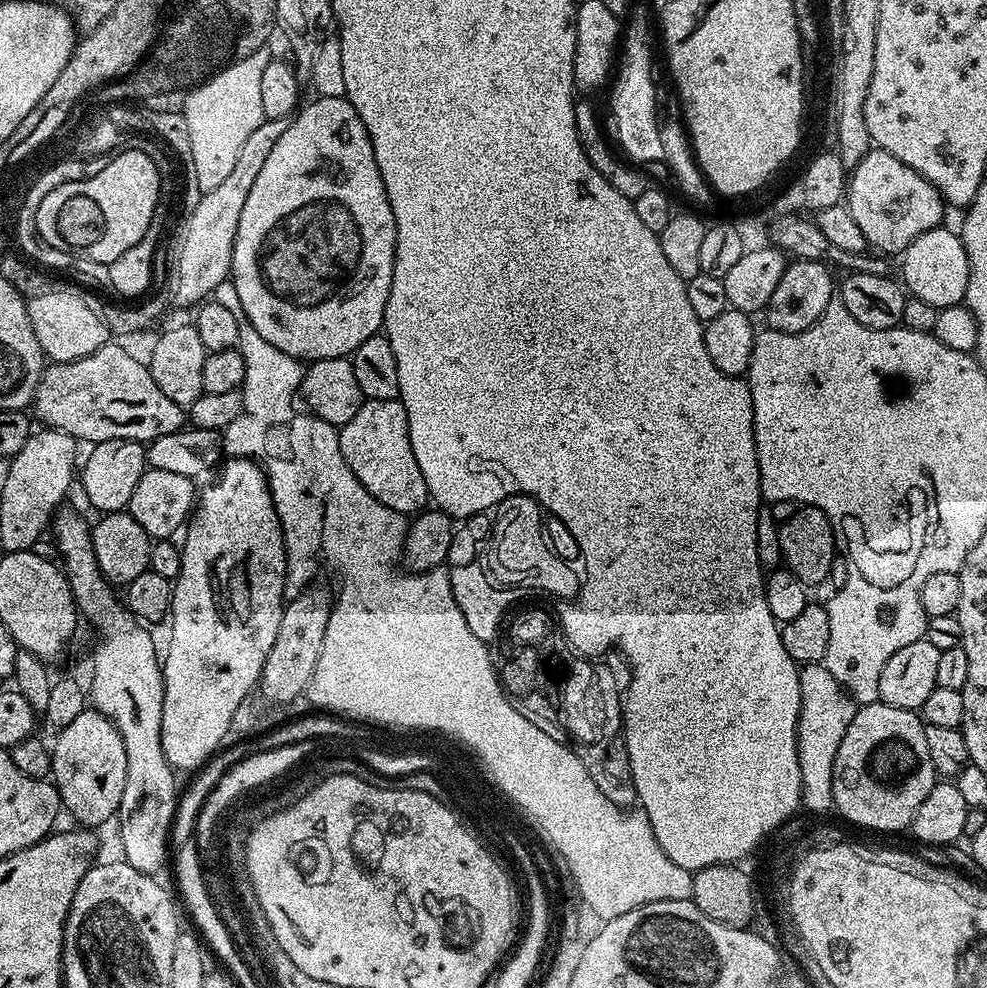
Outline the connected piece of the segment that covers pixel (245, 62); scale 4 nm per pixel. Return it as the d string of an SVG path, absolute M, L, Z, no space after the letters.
M267 47L259 48L250 58L242 58L242 62L187 93L183 114L190 130L190 167L200 190L219 186L230 175L246 137L264 121L262 70L266 70L270 59L268 51Z

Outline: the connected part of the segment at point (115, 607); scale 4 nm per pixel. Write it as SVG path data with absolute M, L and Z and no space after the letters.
M65 510L57 511L51 525L51 535L56 535L56 548L60 551L59 559L62 561L62 571L68 577L68 584L72 588L72 596L76 600L76 607L79 615L84 616L90 623L96 627L96 632L101 636L101 640L97 642L96 649L92 652L92 688L87 689L86 696L90 701L91 707L95 711L100 712L107 720L111 720L113 726L118 730L118 734L122 738L122 746L126 746L126 786L122 790L122 802L120 803L120 811L118 813L118 821L120 820L120 844L124 847L122 852L123 859L128 861L130 866L134 866L134 870L142 870L149 874L159 873L159 868L165 867L166 861L170 856L170 833L172 831L172 819L174 818L174 810L176 809L176 801L178 799L178 783L176 784L177 773L174 771L171 764L168 763L166 754L162 750L162 702L164 701L164 669L162 667L161 657L156 657L156 644L152 641L152 636L147 632L145 625L137 620L127 607L116 597L117 589L108 583L108 579L102 574L102 570L98 566L98 558L94 554L94 546L92 545L92 529L89 521L84 521L76 512L64 512Z

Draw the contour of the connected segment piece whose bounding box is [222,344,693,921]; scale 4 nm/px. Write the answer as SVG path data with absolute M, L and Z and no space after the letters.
M264 344L262 350L264 351L264 361L260 364L260 376L249 374L244 380L242 389L244 393L244 412L238 414L238 418L234 418L234 422L230 422L230 426L226 426L222 433L224 451L232 458L245 456L248 460L259 462L263 467L264 475L268 478L268 489L272 491L272 504L276 507L280 524L284 527L284 549L286 550L285 593L289 597L294 597L303 592L305 588L315 581L312 579L315 578L316 571L319 568L326 567L327 564L340 575L340 593L338 591L335 593L332 602L330 620L326 622L326 638L322 642L322 650L318 654L318 666L314 666L314 674L310 678L306 689L306 700L309 700L316 707L313 709L323 710L325 713L335 714L337 717L347 718L349 721L351 721L350 719L369 720L373 726L379 726L383 721L395 721L396 724L420 724L424 729L435 725L435 728L442 728L449 737L453 736L457 741L471 741L471 744L475 745L479 749L479 753L483 755L483 759L486 761L490 774L494 776L495 781L499 781L499 785L503 785L503 788L507 789L507 792L511 793L512 797L516 797L516 800L520 801L524 808L532 812L533 817L537 819L537 823L541 824L542 830L549 835L549 839L553 840L550 847L551 851L553 853L557 852L568 863L568 872L572 875L572 880L576 883L576 888L580 891L581 898L588 903L588 908L594 915L600 916L601 921L613 920L638 906L649 904L650 902L689 899L692 895L693 873L687 872L686 869L674 862L670 862L670 858L662 850L662 846L658 846L658 838L654 836L654 830L643 811L625 811L623 807L608 801L606 794L602 794L602 791L595 786L593 779L590 778L590 774L587 773L575 751L571 747L568 749L566 745L559 744L550 733L543 732L536 725L539 723L525 715L506 695L506 689L500 683L497 669L495 667L492 669L492 656L488 653L488 650L490 650L489 645L480 641L470 632L466 619L462 616L462 612L454 600L453 591L450 588L450 578L448 577L449 569L441 566L430 569L428 572L403 572L404 574L396 569L396 560L398 564L396 528L407 529L410 523L409 517L403 512L390 510L390 506L382 506L382 502L378 502L378 498L374 498L374 494L370 494L370 490L366 490L362 486L362 482L358 482L358 478L354 478L354 470L350 470L350 466L346 466L346 458L342 458L342 446L340 445L340 433L337 425L325 420L319 420L317 416L313 416L307 410L299 412L296 409L296 400L298 404L298 393L300 383L304 377L305 365L297 360L295 356L278 350L278 346Z

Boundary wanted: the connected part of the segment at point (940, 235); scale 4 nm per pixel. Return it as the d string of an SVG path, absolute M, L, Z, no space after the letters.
M937 226L918 234L908 243L902 253L904 280L902 284L911 295L930 302L930 306L941 309L964 303L970 266L964 244L955 231Z

